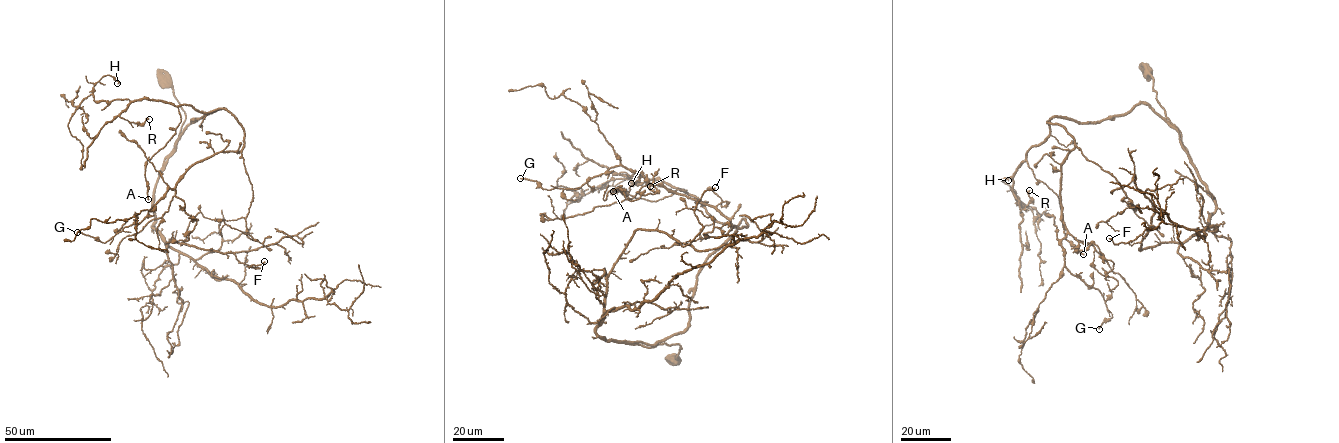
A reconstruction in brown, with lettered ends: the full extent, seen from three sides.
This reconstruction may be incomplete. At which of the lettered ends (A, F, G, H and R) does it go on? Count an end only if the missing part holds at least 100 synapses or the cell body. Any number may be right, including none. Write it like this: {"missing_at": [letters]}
{"missing_at": []}

